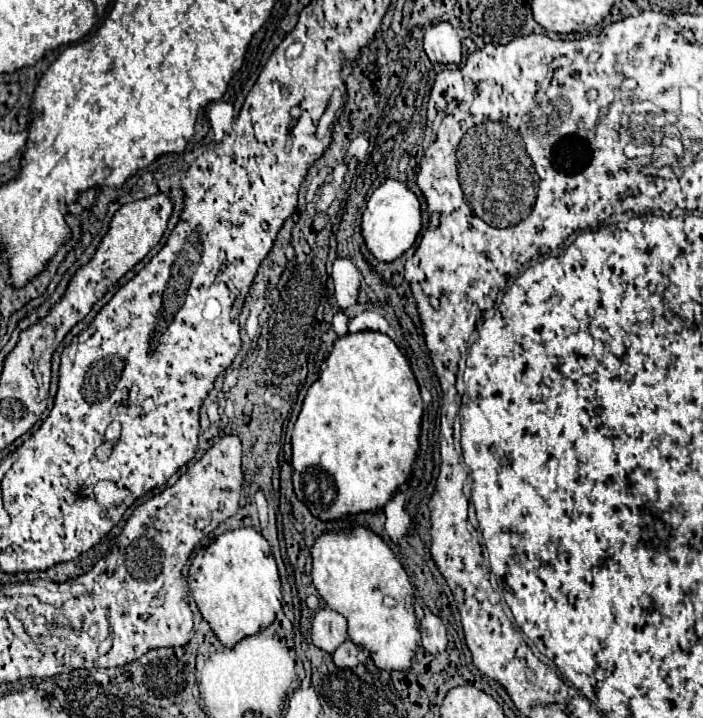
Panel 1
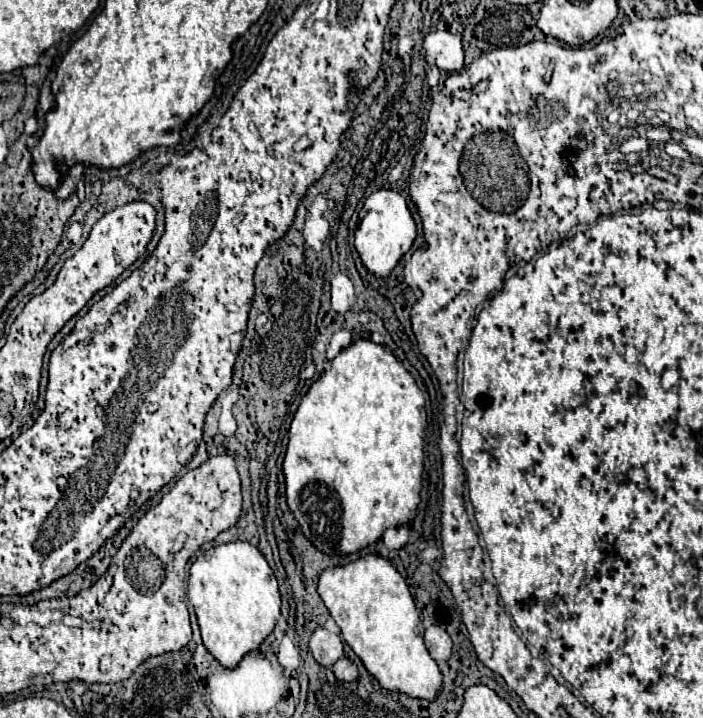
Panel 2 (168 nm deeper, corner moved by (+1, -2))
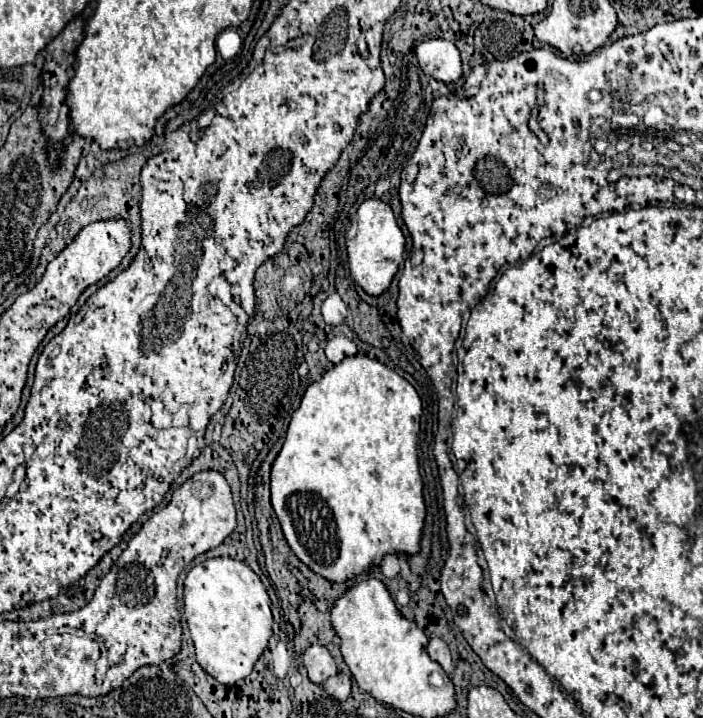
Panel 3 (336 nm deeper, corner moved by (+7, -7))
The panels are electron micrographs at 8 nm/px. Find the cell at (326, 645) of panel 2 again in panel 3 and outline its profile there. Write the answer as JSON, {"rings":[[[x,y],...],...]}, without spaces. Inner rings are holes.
{"rings":[[[312,645],[304,651],[304,667],[308,671],[308,677],[310,681],[322,685],[328,677],[336,675],[338,669],[336,669],[336,663],[330,655],[330,651],[326,647],[320,647],[320,645]]]}

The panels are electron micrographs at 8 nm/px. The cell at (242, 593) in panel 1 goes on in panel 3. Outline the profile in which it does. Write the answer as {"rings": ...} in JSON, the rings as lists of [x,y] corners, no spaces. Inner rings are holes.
{"rings":[[[214,557],[192,567],[184,579],[184,617],[196,647],[196,661],[222,685],[244,679],[272,635],[270,597],[260,577],[232,557]]]}

